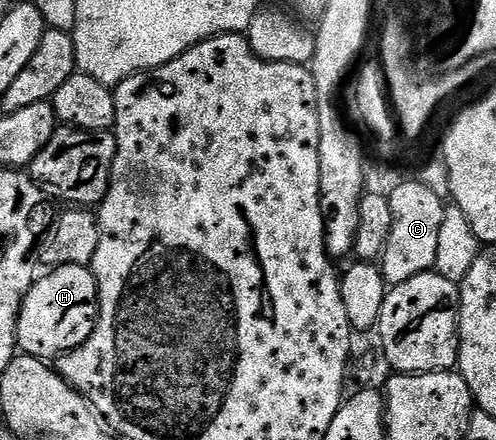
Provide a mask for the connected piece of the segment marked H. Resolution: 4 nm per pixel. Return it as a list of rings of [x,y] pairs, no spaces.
[[[76,263],[55,266],[44,277],[39,276],[25,296],[17,319],[18,349],[29,357],[45,361],[53,360],[63,353],[77,349],[89,339],[98,321],[98,284],[89,268]]]

